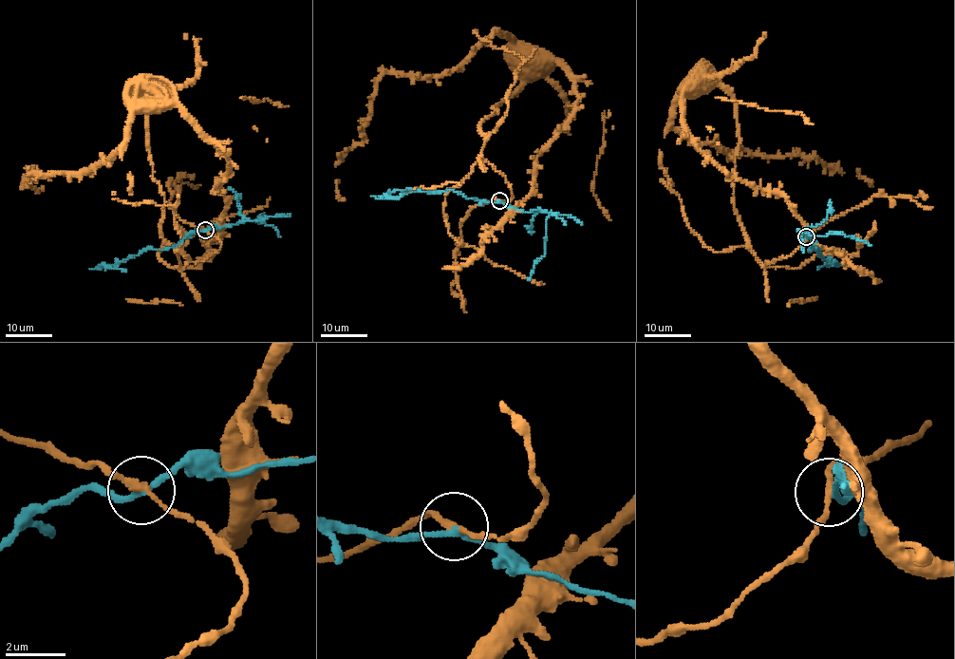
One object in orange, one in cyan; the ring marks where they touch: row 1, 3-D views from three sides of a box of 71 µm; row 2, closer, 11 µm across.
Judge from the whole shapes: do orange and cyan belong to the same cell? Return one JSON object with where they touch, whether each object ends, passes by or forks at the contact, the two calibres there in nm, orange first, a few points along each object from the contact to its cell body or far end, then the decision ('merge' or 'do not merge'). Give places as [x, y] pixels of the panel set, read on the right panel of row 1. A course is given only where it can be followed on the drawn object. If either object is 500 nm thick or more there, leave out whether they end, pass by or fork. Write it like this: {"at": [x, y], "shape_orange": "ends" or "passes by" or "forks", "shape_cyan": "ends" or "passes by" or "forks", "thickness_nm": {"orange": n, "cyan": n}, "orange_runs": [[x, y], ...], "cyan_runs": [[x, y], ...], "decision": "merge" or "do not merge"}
{"at": [806, 236], "shape_orange": "passes by", "shape_cyan": "passes by", "thickness_nm": {"orange": 200, "cyan": 180}, "orange_runs": [[806, 236], [762, 264], [733, 203], [735, 99], [688, 91], [699, 150], [780, 194], [814, 242], [880, 282]], "cyan_runs": [[806, 236], [812, 236], [814, 239], [809, 250], [818, 249], [822, 258], [834, 262], [816, 269]], "decision": "do not merge"}

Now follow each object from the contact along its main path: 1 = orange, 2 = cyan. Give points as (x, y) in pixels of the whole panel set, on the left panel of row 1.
1: (205, 230), (218, 251), (183, 267), (148, 151), (155, 97), (232, 166), (216, 188), (222, 232), (184, 269)
2: (205, 230), (195, 230), (177, 244), (161, 249), (143, 249), (115, 265), (104, 264), (125, 271)

